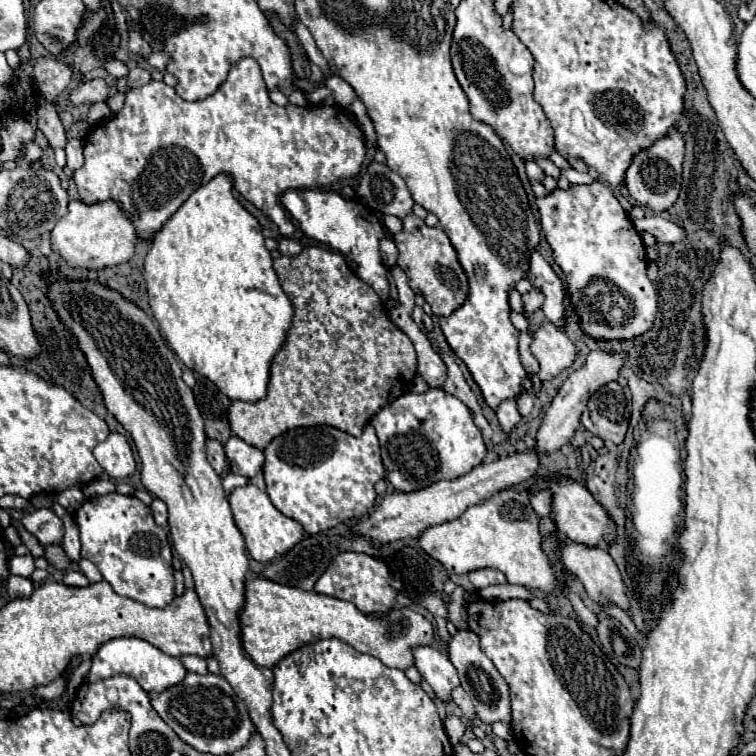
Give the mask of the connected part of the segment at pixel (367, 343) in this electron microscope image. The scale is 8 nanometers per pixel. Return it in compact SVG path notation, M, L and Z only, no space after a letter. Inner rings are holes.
M307 246L299 256L277 258L275 272L293 304L293 324L285 346L281 346L273 358L267 396L253 404L241 400L231 402L231 434L259 450L263 450L275 436L299 426L327 424L351 436L359 436L373 414L411 388L417 372L417 358L411 340L383 312L381 300L373 288L351 274L345 258L339 252Z

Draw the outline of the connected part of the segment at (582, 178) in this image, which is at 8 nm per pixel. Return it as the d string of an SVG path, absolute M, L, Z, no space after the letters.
M569 168L569 170L563 170L561 172L571 184L591 184L593 182L593 178L587 174L587 172L577 172L577 170L573 170L573 168Z

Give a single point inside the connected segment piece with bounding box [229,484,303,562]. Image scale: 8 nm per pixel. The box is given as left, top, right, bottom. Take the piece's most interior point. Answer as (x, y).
(268, 533)

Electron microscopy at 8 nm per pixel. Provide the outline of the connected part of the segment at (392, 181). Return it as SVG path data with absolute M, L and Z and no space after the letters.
M369 164L361 174L357 198L381 214L405 218L413 210L413 198L405 180L387 164Z

